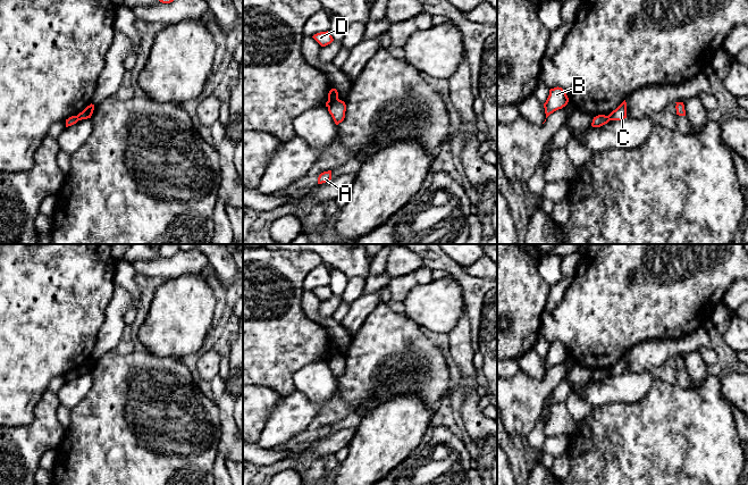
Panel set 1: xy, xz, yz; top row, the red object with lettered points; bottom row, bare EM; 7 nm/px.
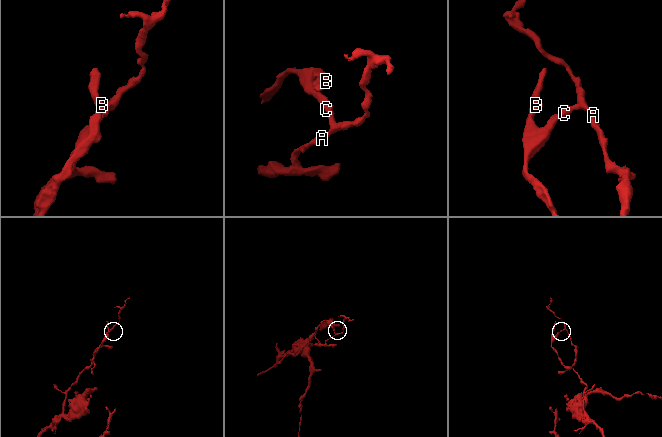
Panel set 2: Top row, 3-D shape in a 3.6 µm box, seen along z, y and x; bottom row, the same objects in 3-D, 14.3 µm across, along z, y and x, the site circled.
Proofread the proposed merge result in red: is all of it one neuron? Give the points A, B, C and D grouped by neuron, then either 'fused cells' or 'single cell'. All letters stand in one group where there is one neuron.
A C / B D; fused cells

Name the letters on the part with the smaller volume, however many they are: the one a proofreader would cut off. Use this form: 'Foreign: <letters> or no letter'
Foreign: A, C

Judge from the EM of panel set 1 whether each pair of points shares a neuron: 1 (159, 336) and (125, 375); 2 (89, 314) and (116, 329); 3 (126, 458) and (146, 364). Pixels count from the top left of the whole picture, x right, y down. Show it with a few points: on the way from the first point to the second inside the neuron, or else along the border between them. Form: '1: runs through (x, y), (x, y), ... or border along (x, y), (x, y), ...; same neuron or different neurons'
1: border along (145, 349), (158, 356), (173, 357); different neurons
2: border along (112, 297), (106, 309), (106, 318), (93, 346); different neurons
3: runs through (129, 434), (129, 423), (140, 412), (141, 387); same neuron

